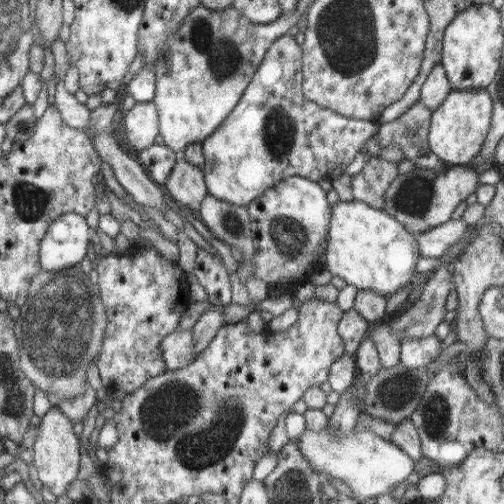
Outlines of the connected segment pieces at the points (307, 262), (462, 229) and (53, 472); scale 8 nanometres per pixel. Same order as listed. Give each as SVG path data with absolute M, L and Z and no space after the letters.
M285 178L273 188L265 190L257 200L245 206L251 216L251 236L255 242L255 278L263 280L271 286L275 282L285 280L287 284L301 284L309 282L313 274L321 272L319 258L325 254L327 236L329 236L329 222L331 222L331 204L325 198L325 192L321 186L309 178Z
M449 220L441 226L433 226L431 230L415 234L419 244L421 258L441 258L447 254L451 246L455 246L459 240L463 240L469 226L463 220Z
M49 408L47 414L39 418L37 438L31 446L33 452L33 464L37 468L37 478L41 484L45 484L55 496L67 494L67 488L73 480L77 480L77 468L79 468L79 450L81 442L77 434L73 434L73 424L65 414L61 414L59 408Z

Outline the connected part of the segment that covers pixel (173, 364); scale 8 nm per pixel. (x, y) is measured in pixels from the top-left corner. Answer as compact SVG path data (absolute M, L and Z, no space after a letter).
M193 328L175 330L173 334L165 336L161 340L161 352L163 352L163 362L165 362L167 370L181 370L181 368L189 366L197 358Z

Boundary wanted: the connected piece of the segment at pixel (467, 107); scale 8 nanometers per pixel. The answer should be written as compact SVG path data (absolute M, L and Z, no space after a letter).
M485 88L453 90L445 98L445 102L441 102L437 110L433 110L427 136L429 146L441 160L453 166L465 166L473 156L481 152L487 132L491 130L491 120L493 120L493 100Z

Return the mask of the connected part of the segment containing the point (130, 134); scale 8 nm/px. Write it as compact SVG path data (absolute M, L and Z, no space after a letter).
M153 100L135 102L131 110L121 114L121 124L125 130L123 140L137 150L153 146L155 138L161 134L159 132L159 112Z

